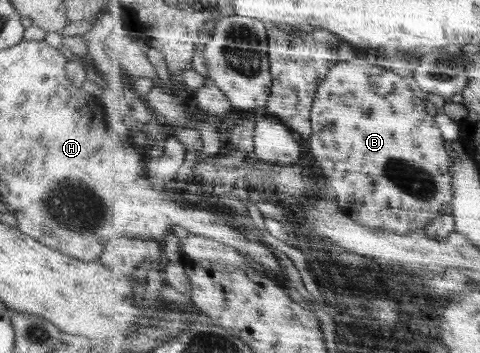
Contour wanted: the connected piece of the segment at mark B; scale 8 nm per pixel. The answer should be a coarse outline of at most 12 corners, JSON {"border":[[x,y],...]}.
{"border":[[368,59],[320,85],[310,152],[364,226],[410,234],[455,201],[449,143]]}

